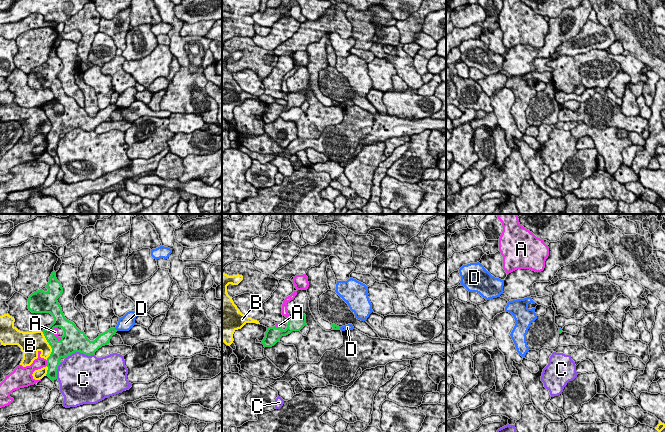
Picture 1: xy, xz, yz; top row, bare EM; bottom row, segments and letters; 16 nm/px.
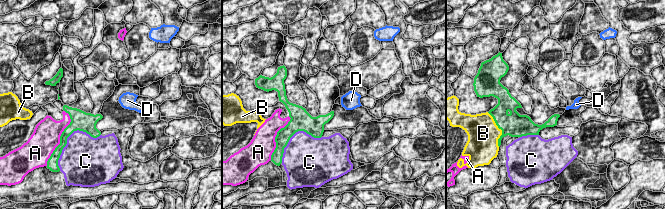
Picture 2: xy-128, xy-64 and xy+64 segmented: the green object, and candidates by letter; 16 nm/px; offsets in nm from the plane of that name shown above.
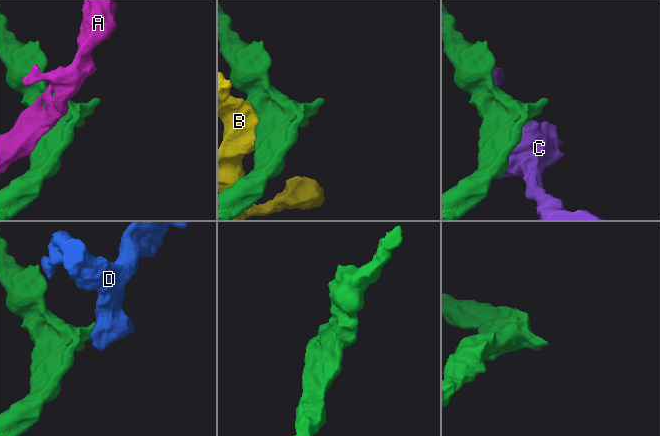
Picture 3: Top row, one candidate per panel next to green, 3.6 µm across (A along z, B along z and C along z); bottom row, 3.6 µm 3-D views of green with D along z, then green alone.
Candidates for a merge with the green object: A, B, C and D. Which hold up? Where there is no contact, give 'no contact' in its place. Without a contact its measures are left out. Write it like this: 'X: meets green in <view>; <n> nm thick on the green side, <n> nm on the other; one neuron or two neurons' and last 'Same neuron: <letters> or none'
A: meets green in xy; 220 nm thick on the green side, 170 nm on the other; two neurons
B: meets green in xy; 280 nm thick on the green side, 340 nm on the other; two neurons
C: meets green in xy; 380 nm thick on the green side, 440 nm on the other; two neurons
D: meets green in xy; 200 nm thick on the green side, 240 nm on the other; two neurons
Same neuron: none

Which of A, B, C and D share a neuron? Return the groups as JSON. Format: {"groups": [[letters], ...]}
{"groups": [["A"], ["B"], ["C"], ["D"]]}

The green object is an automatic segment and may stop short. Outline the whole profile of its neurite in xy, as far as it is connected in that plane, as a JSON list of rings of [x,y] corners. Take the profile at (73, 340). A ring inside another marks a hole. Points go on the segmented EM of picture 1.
[[[55,271],[49,277],[46,288],[48,289],[47,292],[40,289],[29,296],[28,309],[32,313],[50,313],[54,318],[54,322],[42,331],[52,348],[52,352],[47,358],[48,370],[46,376],[54,381],[57,379],[57,369],[61,363],[61,358],[66,358],[75,352],[88,356],[94,355],[99,348],[110,342],[111,337],[116,334],[117,330],[110,328],[106,332],[99,334],[94,341],[90,341],[84,332],[80,331],[73,322],[65,318],[57,301],[63,293],[63,288],[56,278]],[[56,327],[60,327],[64,331],[60,341],[53,334]]]

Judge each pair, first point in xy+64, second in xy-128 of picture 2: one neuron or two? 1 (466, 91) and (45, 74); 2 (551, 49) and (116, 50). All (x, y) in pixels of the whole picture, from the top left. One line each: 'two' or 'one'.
1: one
2: two

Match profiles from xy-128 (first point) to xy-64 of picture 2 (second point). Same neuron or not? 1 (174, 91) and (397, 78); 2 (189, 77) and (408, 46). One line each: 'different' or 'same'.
1: same
2: same

